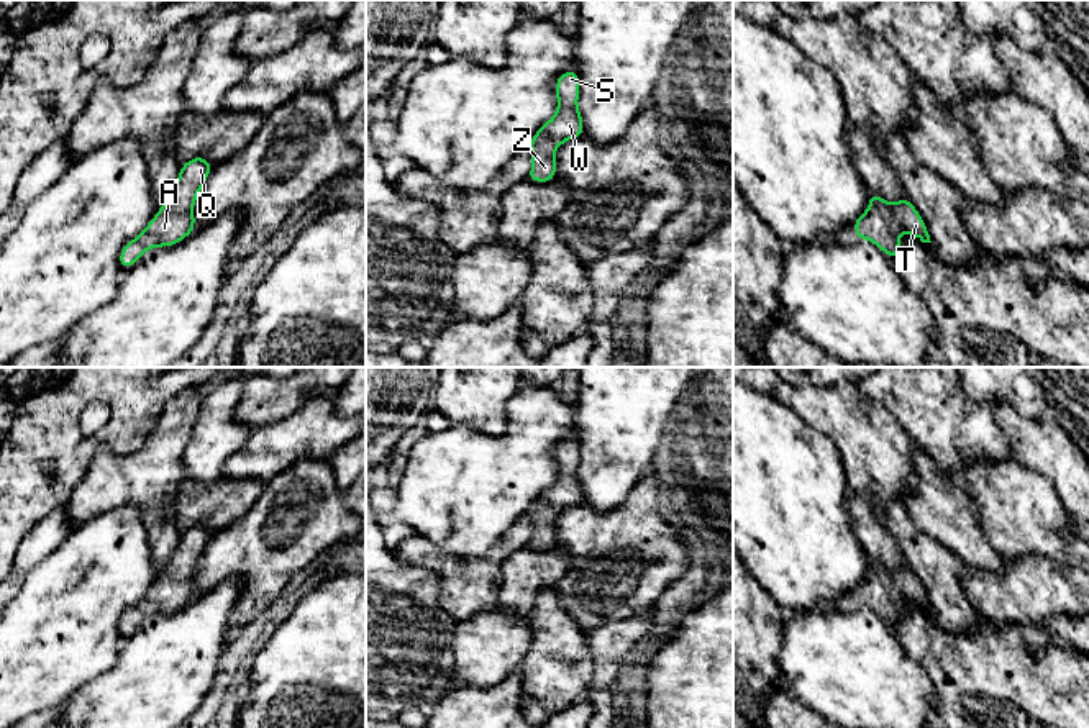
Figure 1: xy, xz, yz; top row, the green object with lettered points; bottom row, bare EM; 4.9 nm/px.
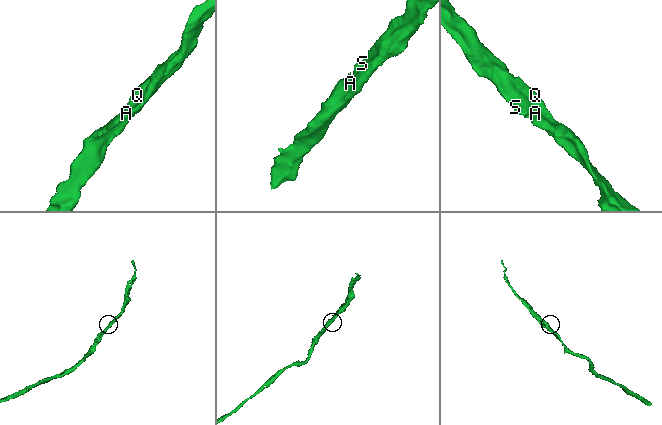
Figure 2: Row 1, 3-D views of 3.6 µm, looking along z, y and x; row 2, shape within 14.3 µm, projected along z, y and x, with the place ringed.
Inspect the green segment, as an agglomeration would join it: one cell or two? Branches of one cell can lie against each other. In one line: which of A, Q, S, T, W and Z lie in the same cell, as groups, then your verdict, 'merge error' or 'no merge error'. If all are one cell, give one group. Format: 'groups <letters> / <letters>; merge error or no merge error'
groups A Q S T W Z; no merge error

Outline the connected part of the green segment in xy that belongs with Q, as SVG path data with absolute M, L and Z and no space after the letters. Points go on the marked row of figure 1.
M197 156L180 166L177 182L164 200L164 205L149 225L123 246L118 262L128 271L146 249L169 248L180 243L195 230L194 203L213 166L205 156Z

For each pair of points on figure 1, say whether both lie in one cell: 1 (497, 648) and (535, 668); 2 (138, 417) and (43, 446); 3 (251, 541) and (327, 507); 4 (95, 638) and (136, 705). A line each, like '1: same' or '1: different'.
1: different
2: same
3: same
4: different

